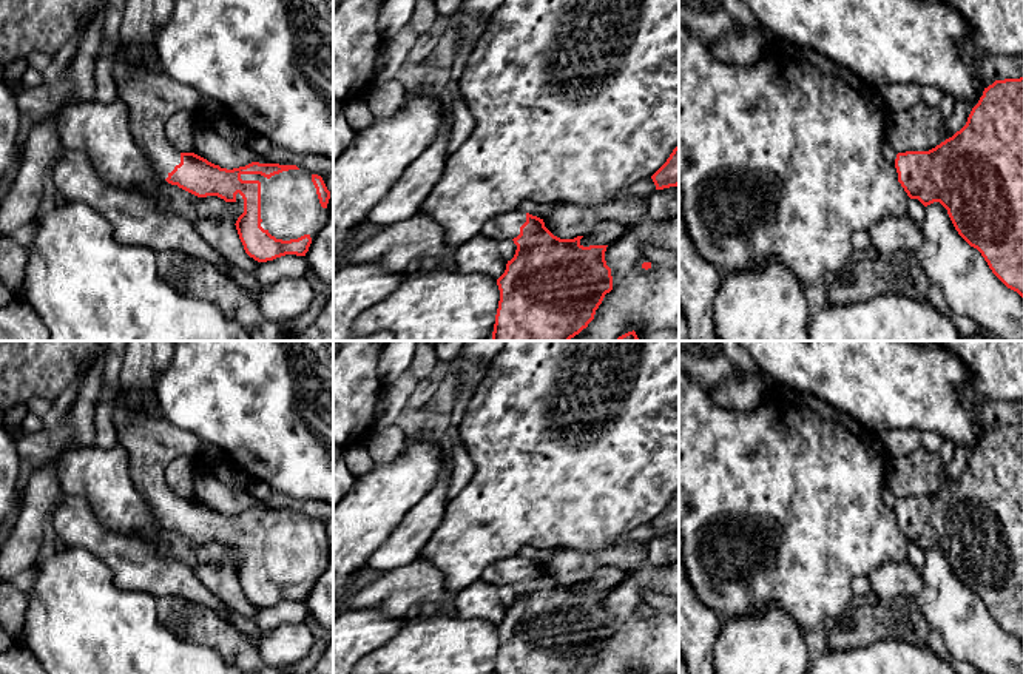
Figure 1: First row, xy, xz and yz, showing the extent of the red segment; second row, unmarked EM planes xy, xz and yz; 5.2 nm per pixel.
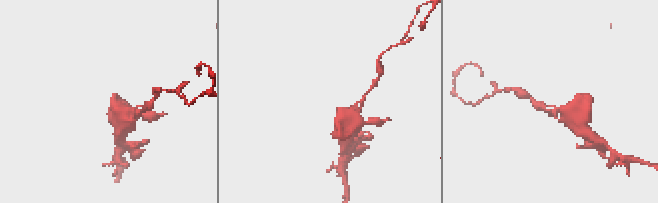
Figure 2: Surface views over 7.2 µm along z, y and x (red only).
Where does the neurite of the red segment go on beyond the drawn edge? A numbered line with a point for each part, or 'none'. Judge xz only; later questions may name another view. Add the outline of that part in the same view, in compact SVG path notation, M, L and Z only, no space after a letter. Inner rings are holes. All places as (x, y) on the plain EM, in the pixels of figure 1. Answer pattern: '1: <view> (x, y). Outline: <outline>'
1: xz (506, 571). Outline: M515 555L488 566L481 572L481 580L498 588L505 585L514 585L520 580L520 572L525 568L526 558Z

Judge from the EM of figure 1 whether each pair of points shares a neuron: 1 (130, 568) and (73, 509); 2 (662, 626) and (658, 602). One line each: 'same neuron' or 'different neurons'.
1: same neuron
2: different neurons

